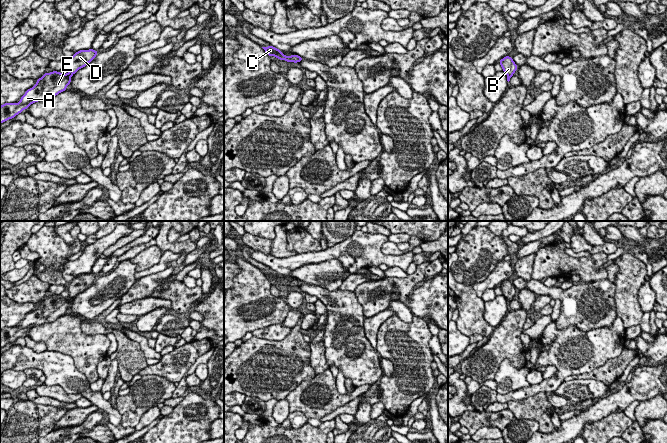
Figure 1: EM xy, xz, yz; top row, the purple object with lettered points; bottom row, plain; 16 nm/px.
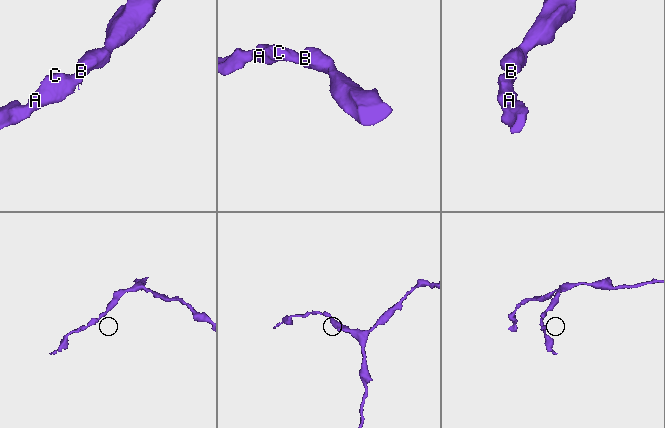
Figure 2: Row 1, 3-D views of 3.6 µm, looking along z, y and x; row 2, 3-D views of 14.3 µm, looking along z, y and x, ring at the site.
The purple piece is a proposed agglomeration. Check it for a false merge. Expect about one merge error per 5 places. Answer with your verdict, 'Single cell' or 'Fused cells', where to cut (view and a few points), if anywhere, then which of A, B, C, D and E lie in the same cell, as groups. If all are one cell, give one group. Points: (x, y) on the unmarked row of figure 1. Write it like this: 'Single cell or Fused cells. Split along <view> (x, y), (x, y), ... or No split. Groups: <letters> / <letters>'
Single cell. No split. Groups: A B C D E

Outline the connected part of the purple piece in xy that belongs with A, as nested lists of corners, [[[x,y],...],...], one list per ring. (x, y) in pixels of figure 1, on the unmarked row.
[[[93,273],[76,276],[70,282],[68,288],[70,295],[67,298],[57,295],[46,296],[37,304],[35,310],[25,316],[19,327],[4,327],[0,330],[0,348],[14,342],[24,333],[28,333],[31,328],[53,322],[60,316],[65,315],[71,307],[72,299],[90,287],[97,280],[97,277],[98,275]]]

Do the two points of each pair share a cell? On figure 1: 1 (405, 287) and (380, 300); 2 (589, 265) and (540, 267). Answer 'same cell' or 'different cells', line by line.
1: same cell
2: same cell

